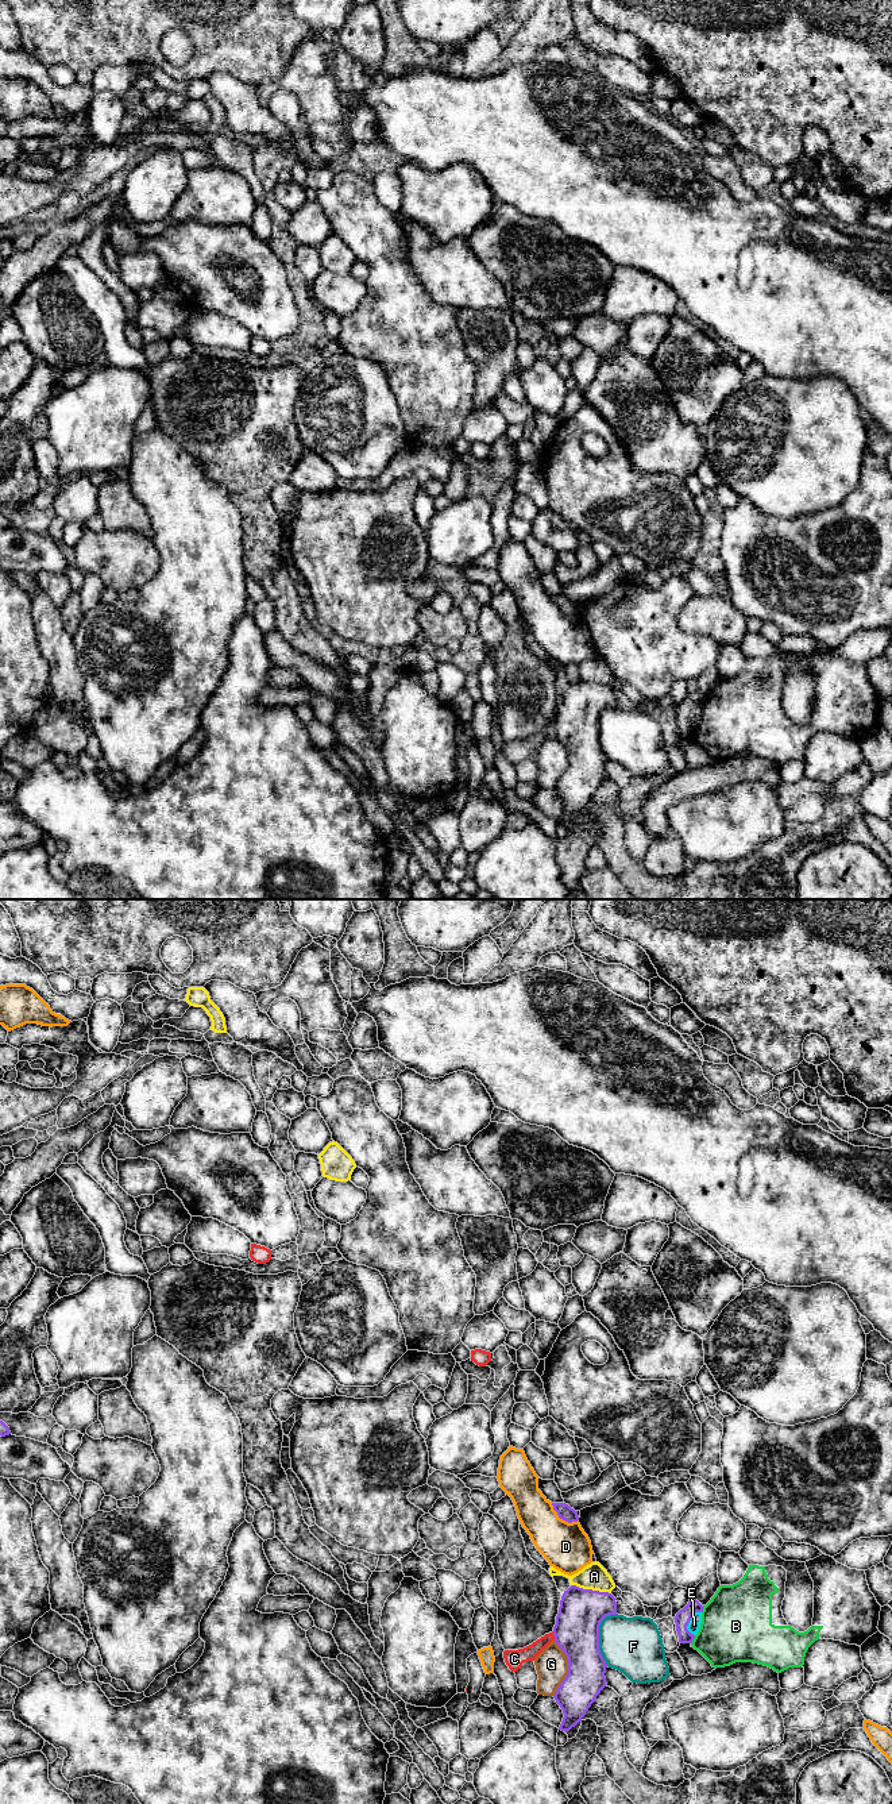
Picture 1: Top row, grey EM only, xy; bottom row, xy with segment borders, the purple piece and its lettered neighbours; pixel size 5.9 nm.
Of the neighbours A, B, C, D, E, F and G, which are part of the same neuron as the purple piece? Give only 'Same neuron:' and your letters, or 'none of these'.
Same neuron: E

